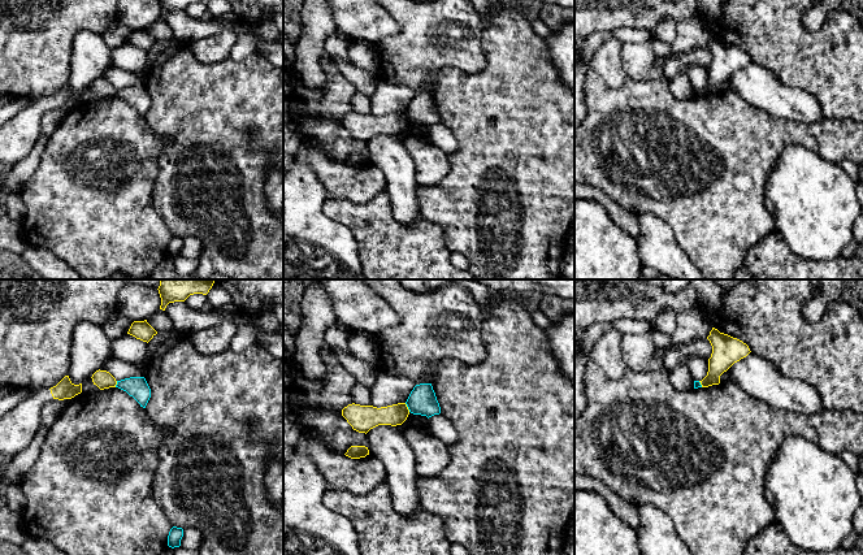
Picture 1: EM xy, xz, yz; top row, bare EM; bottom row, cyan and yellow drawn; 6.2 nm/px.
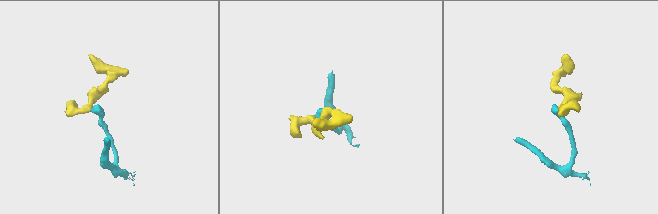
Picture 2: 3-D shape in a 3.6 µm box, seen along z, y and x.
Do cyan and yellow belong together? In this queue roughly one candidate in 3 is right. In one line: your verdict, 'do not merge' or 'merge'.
do not merge

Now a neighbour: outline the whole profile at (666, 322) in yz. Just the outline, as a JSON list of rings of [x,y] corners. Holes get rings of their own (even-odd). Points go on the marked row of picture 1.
[[[667,308],[654,321],[654,329],[658,331],[672,335],[676,330],[676,312]]]

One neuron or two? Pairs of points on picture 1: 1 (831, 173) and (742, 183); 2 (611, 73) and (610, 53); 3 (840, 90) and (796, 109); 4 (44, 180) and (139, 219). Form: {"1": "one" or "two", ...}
{"1": "two", "2": "one", "3": "two", "4": "one"}

